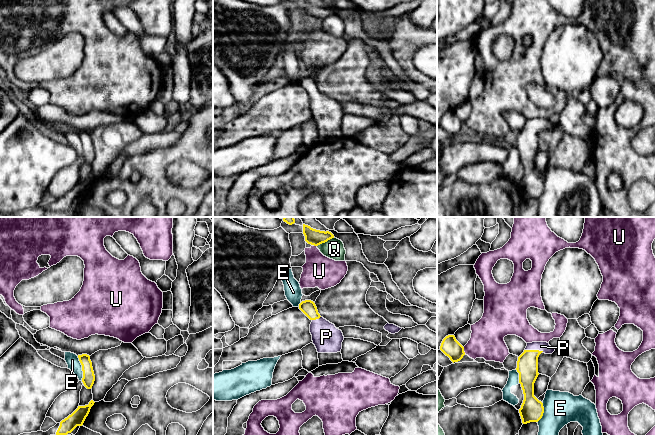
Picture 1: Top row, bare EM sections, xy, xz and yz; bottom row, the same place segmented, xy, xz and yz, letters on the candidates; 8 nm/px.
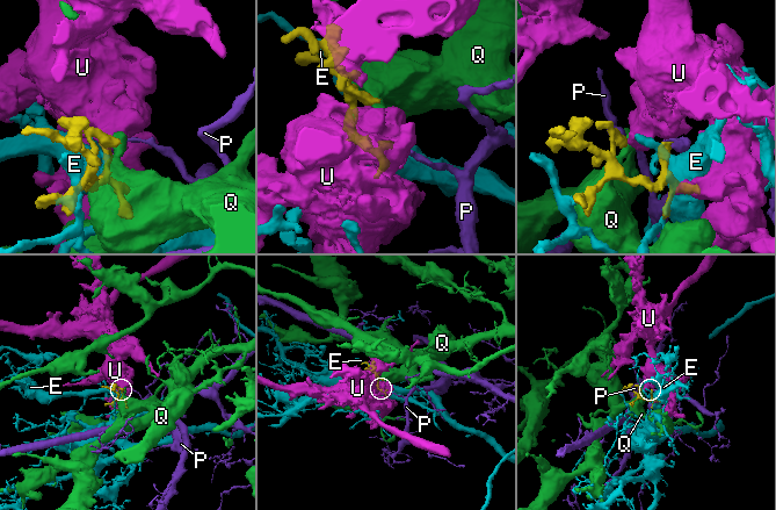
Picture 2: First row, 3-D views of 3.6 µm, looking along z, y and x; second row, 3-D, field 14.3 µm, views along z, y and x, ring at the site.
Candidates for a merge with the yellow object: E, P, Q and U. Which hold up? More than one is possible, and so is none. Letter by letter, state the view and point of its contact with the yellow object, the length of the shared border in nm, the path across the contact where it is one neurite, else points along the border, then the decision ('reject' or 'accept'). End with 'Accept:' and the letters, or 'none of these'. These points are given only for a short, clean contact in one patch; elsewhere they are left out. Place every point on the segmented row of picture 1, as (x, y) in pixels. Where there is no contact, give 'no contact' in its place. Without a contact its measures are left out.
E: meets yellow in xy at (82, 368); contact 200 nm long; reject
P: meets yellow in yz at (534, 350); contact 150 nm long; runs through yz (527, 365), (530, 354), (534, 350), (541, 346); accept
Q: meets yellow in xz at (325, 241); contact 160 nm long; border along xz (334, 237), (317, 246); reject
U: meets yellow in yz at (463, 350); contact 60 nm long; reject
Accept: P

